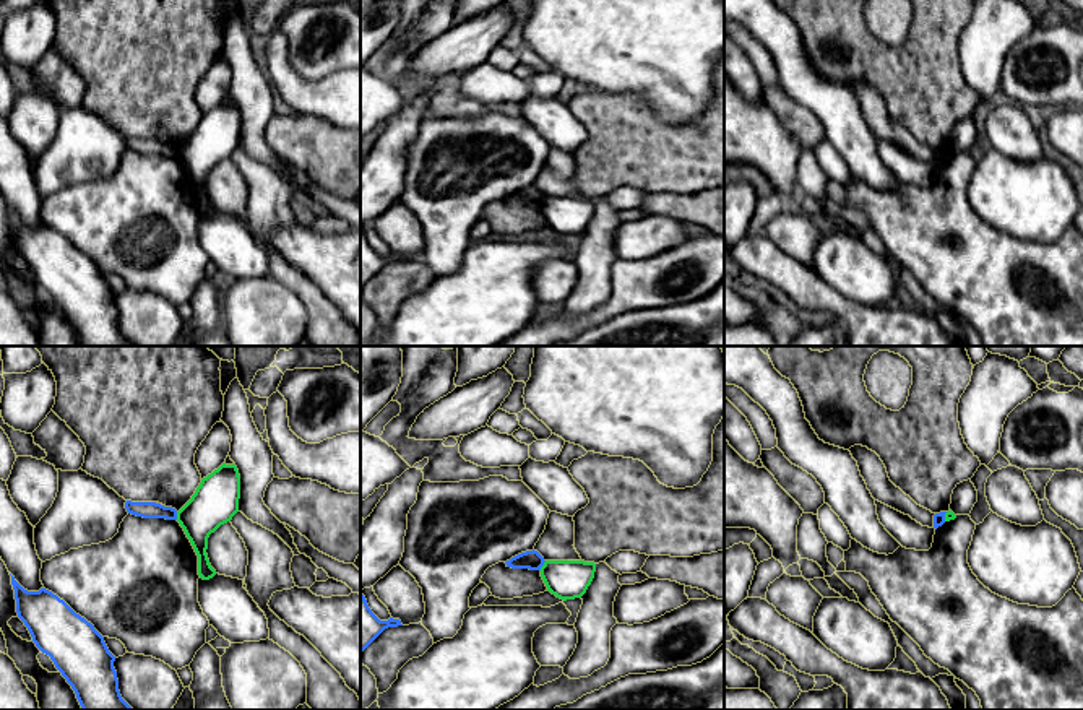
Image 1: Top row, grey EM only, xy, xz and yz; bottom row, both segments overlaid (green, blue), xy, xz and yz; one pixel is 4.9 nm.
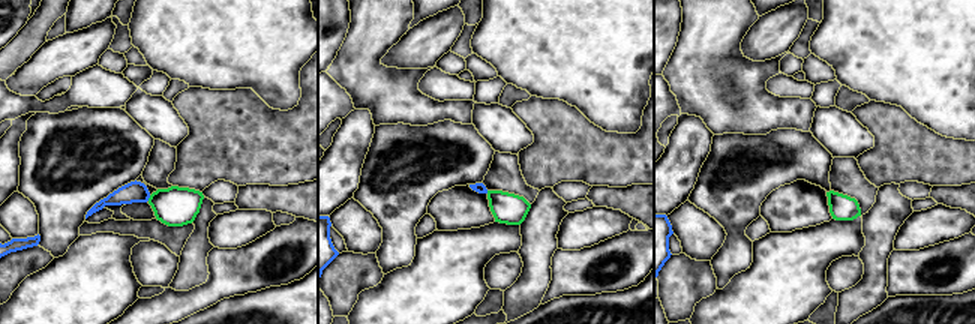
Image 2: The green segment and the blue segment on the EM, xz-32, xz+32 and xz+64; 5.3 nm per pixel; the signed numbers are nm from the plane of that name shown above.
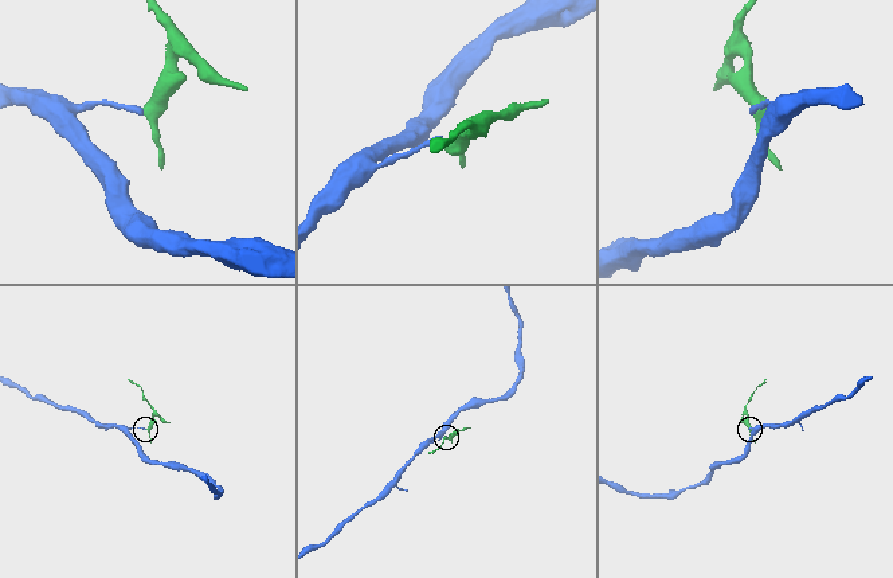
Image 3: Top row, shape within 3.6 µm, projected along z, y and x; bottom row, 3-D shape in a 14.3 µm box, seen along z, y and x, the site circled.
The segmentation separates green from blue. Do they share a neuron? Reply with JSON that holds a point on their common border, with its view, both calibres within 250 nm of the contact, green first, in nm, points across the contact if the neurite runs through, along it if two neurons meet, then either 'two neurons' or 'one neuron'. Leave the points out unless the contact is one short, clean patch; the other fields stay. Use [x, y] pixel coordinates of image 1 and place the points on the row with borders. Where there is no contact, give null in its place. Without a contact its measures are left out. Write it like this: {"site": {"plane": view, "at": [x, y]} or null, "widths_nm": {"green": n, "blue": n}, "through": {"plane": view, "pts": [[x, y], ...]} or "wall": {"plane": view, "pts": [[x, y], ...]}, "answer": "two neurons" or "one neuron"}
{"site": {"plane": "xz", "at": [543, 566]}, "widths_nm": {"green": 190, "blue": 100}, "wall": {"plane": "xz", "pts": [[546, 561], [539, 569]]}, "answer": "two neurons"}

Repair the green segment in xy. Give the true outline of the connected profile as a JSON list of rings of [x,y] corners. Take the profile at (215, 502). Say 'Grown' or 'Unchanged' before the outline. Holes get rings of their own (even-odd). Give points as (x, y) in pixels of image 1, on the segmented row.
Unchanged. [[[222,463],[201,479],[192,499],[177,512],[177,522],[198,556],[198,575],[203,580],[216,575],[206,554],[208,538],[239,512],[239,499],[239,470]]]

